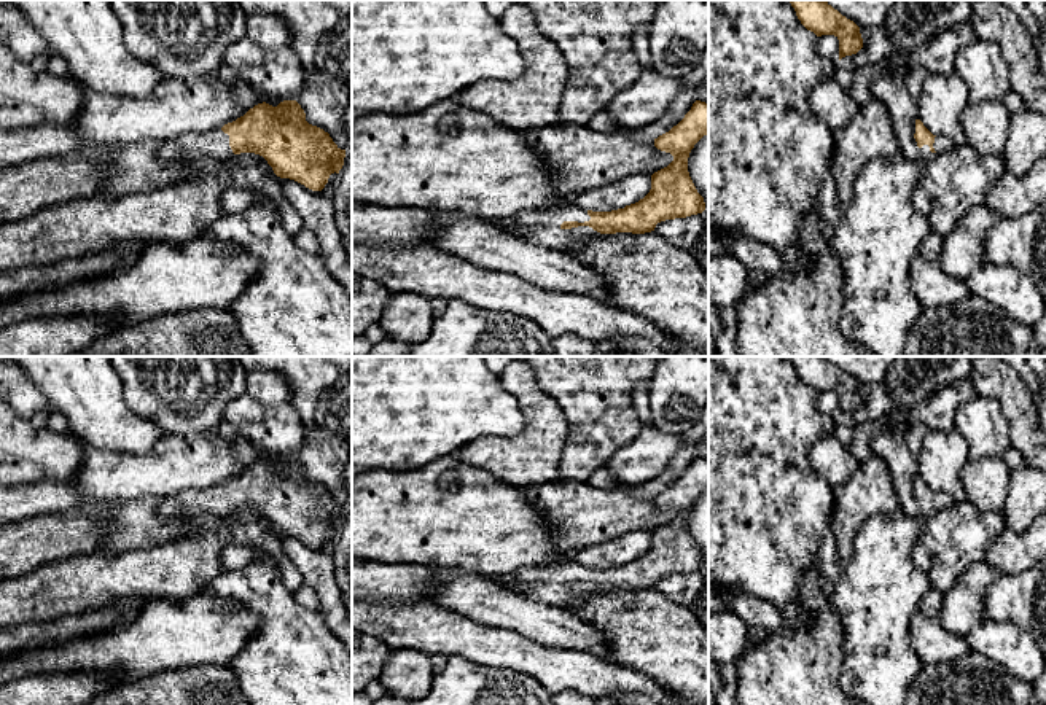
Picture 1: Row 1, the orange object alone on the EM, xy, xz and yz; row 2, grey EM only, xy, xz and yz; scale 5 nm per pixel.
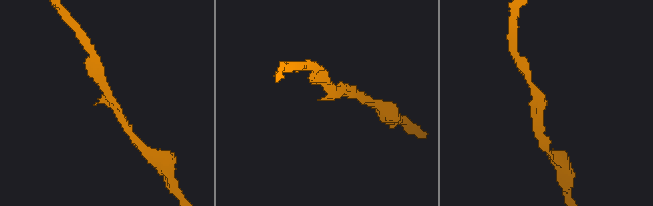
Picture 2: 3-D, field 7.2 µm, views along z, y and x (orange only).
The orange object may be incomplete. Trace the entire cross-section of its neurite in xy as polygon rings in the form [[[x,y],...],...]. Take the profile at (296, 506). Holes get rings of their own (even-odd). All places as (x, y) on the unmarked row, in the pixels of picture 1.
[[[283,457],[277,463],[258,460],[221,485],[185,490],[166,500],[156,514],[164,522],[199,511],[229,519],[240,509],[263,512],[277,533],[312,547],[322,547],[330,532],[339,530],[345,514],[345,506],[328,489],[306,477],[296,457]]]

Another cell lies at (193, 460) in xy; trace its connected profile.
[[[218,430],[164,433],[145,455],[86,447],[80,469],[68,482],[0,487],[0,525],[65,512],[89,501],[169,500],[185,490],[221,485],[258,460],[277,463],[283,457],[255,447],[239,433],[226,439]]]

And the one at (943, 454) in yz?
[[[954,428],[949,431],[928,430],[915,458],[917,476],[933,492],[944,492],[955,501],[963,501],[966,493],[960,474],[968,462],[968,442],[958,431]]]

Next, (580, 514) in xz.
[[[560,477],[530,487],[525,495],[543,512],[562,552],[595,546],[634,528],[653,532],[673,517],[654,498],[637,500],[623,485],[597,489],[587,481]]]

